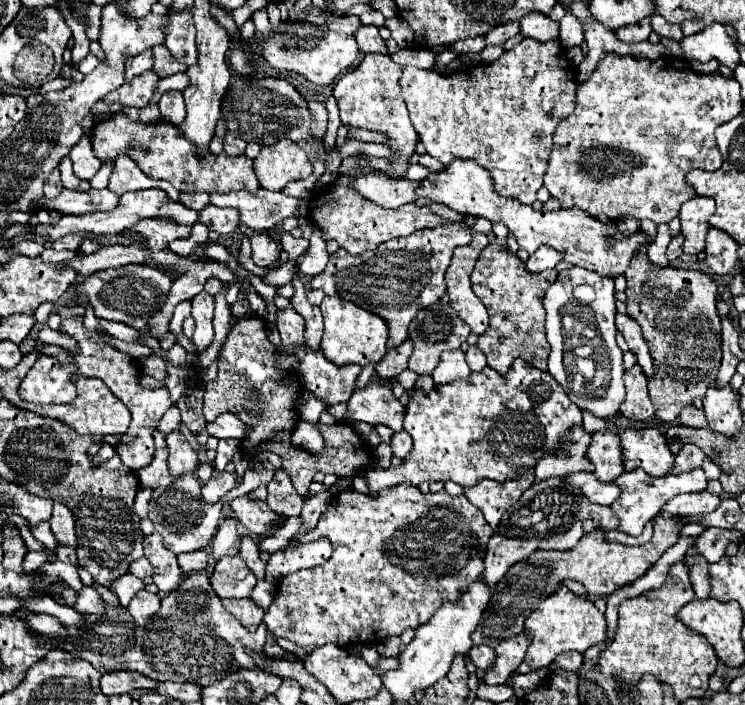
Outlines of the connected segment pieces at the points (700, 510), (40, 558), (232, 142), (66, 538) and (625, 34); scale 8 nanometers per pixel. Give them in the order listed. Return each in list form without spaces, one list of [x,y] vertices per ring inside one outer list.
[[[698,492],[698,494],[678,494],[670,498],[662,512],[672,516],[690,516],[690,514],[708,514],[714,512],[720,504],[720,496],[710,492]]]
[[[42,548],[38,552],[28,552],[26,554],[26,560],[24,560],[24,572],[32,572],[32,570],[38,570],[48,558],[48,550]]]
[[[226,134],[226,138],[224,138],[224,152],[228,156],[244,154],[244,148],[246,148],[246,142],[242,138],[236,138],[236,134]]]
[[[54,502],[54,512],[52,512],[52,518],[50,518],[50,528],[52,528],[52,534],[56,536],[56,540],[60,544],[72,546],[72,548],[78,546],[72,512],[68,508],[64,508],[64,504],[60,504],[60,502]]]
[[[644,18],[636,24],[630,24],[630,26],[622,26],[620,30],[616,30],[616,38],[626,42],[626,44],[634,44],[634,42],[642,42],[642,40],[648,40],[648,34],[652,32],[652,26],[650,26],[650,20]]]

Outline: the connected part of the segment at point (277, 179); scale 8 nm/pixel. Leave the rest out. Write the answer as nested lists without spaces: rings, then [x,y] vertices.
[[[291,140],[262,146],[254,160],[254,172],[262,188],[286,186],[290,181],[307,178],[312,170],[306,152]]]

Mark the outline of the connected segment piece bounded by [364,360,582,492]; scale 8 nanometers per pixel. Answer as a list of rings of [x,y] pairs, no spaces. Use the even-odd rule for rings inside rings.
[[[516,360],[512,364],[512,370],[508,370],[504,378],[500,378],[496,370],[486,366],[482,372],[472,372],[468,380],[434,386],[428,394],[416,390],[414,398],[408,402],[404,418],[404,430],[414,440],[412,452],[404,458],[400,466],[370,466],[370,470],[366,470],[364,474],[370,484],[370,492],[388,490],[402,482],[410,482],[414,486],[436,480],[452,480],[460,486],[476,486],[484,478],[506,482],[520,478],[526,470],[534,468],[538,460],[546,454],[560,452],[560,446],[566,442],[566,436],[572,432],[574,426],[580,424],[582,410],[578,406],[572,406],[570,398],[552,378],[552,374],[534,368],[524,360]]]

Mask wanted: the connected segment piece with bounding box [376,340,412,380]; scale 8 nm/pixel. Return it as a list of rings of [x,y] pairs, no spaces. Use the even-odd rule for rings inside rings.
[[[406,340],[402,346],[388,350],[384,360],[376,364],[376,376],[382,378],[382,380],[398,376],[400,372],[404,372],[408,368],[408,358],[410,356],[412,356],[412,342]]]

